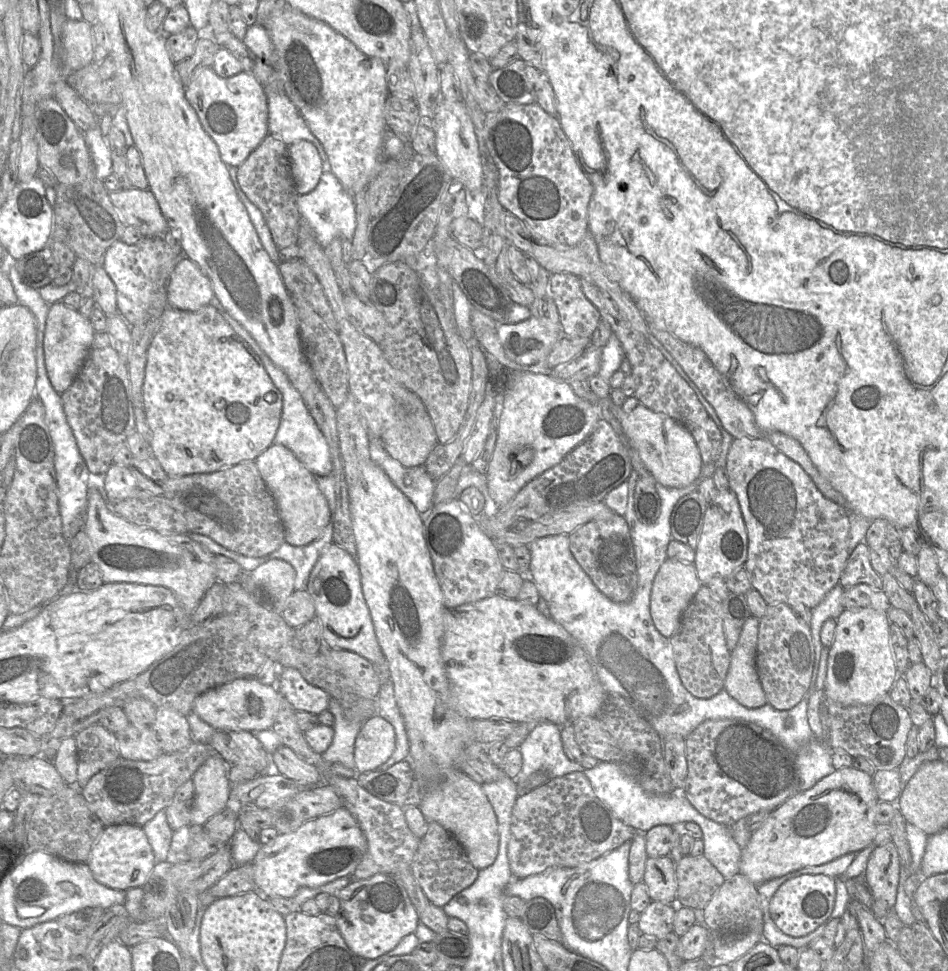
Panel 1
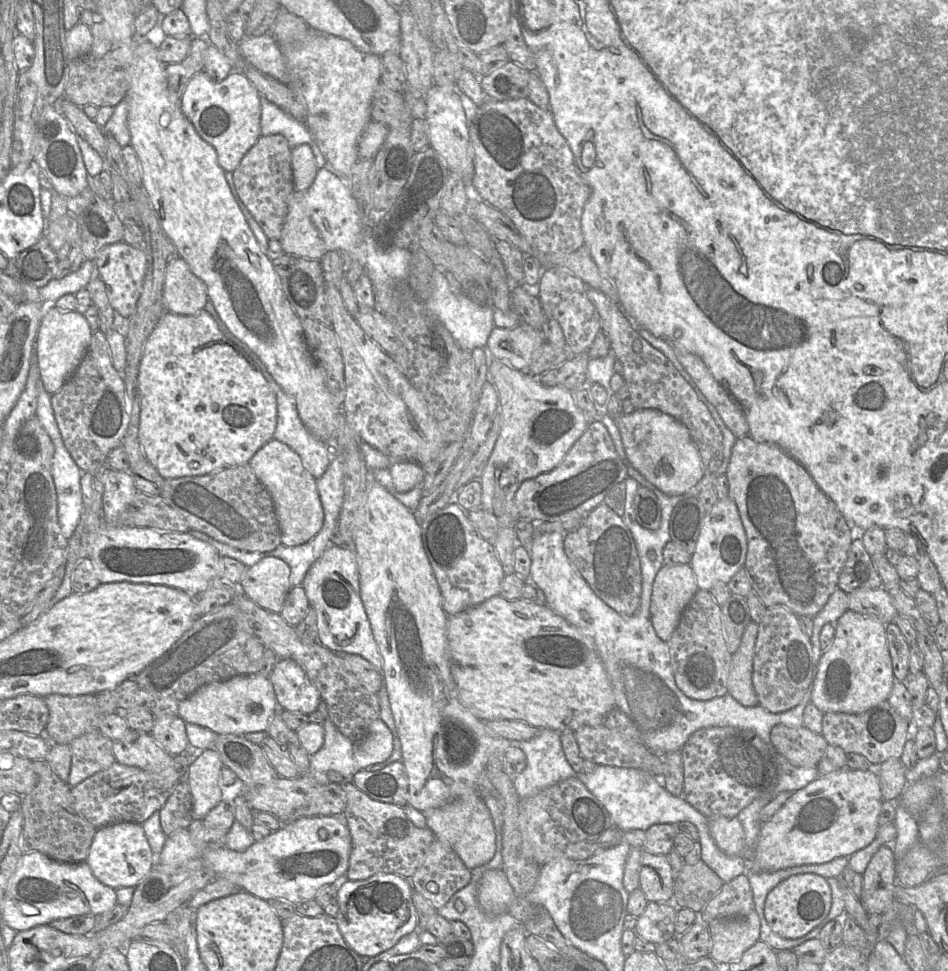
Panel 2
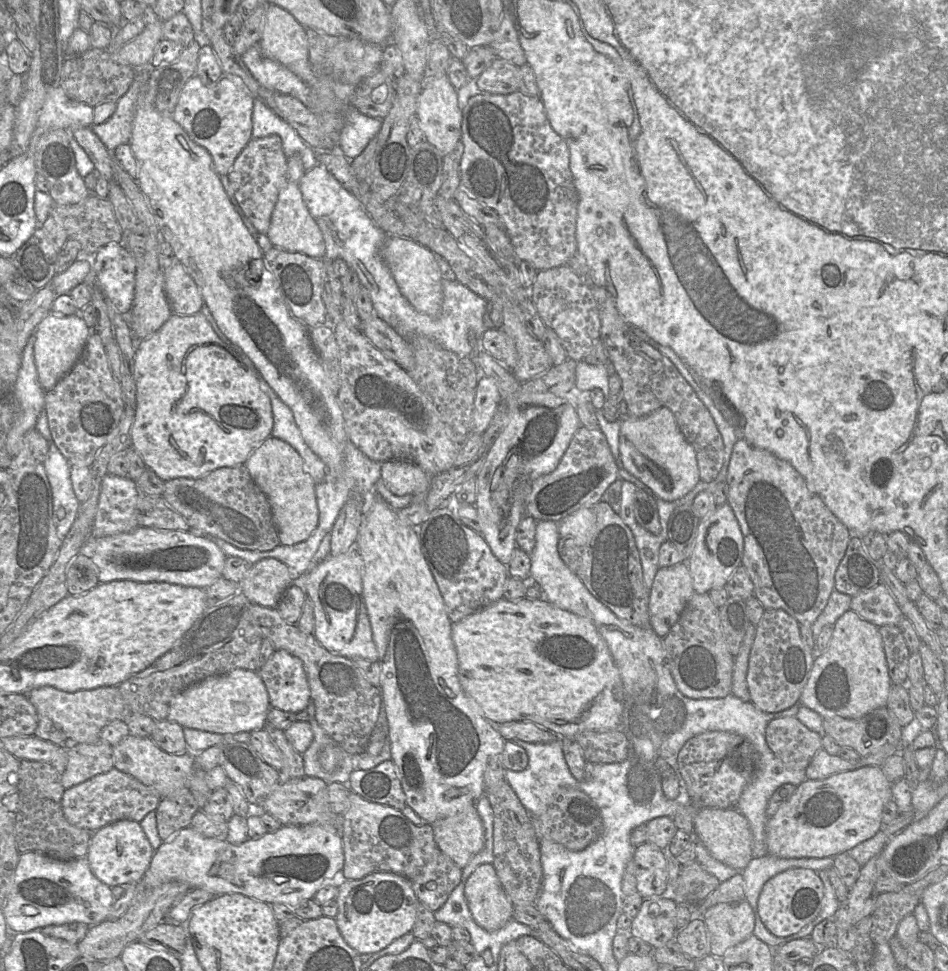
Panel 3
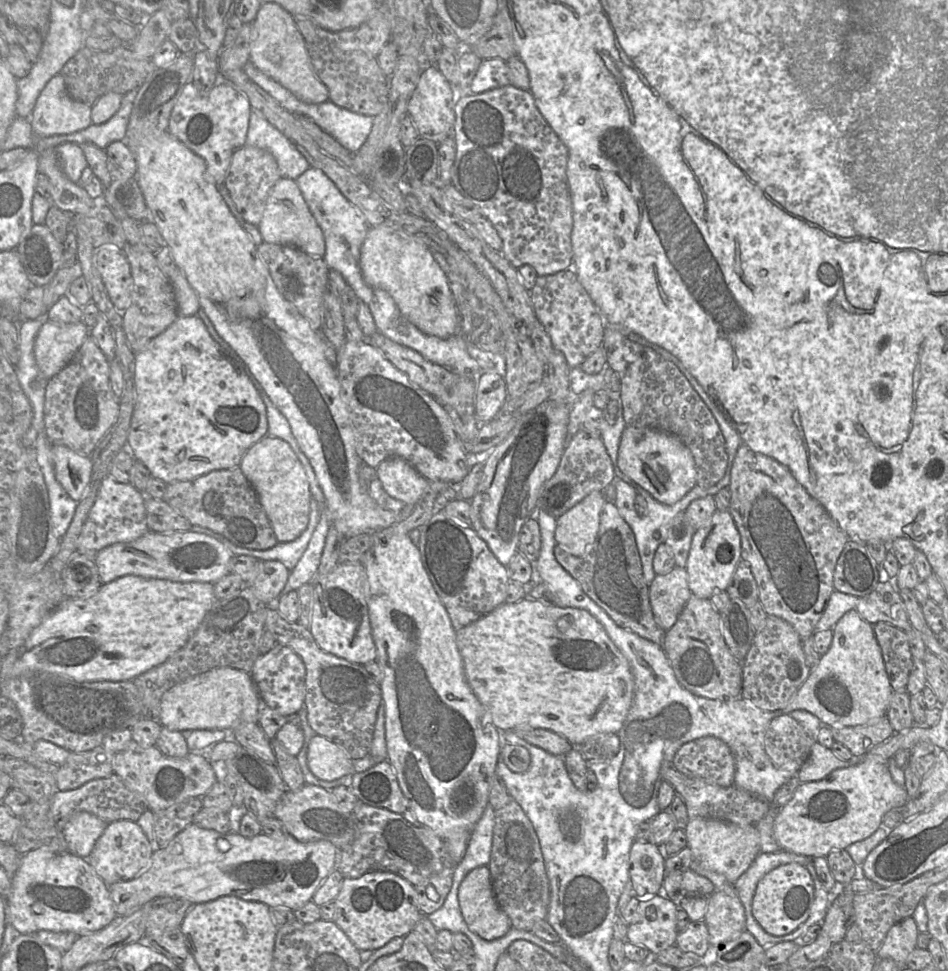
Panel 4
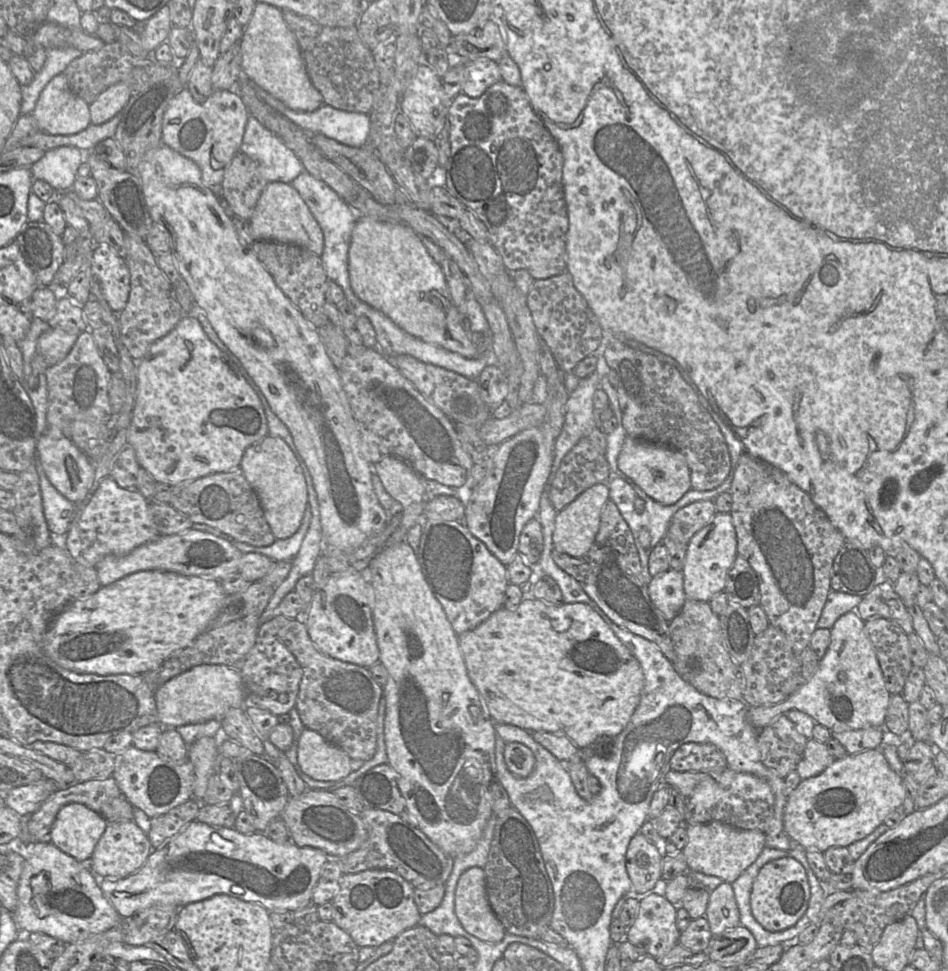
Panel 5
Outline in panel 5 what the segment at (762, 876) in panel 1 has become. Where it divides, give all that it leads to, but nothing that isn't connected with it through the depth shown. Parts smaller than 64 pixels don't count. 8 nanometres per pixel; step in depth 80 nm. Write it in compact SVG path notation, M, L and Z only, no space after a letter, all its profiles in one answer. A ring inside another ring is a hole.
M881 749L866 750L836 759L821 774L801 780L787 797L784 829L805 850L823 853L831 847L847 847L883 824L904 798L903 775L891 769Z

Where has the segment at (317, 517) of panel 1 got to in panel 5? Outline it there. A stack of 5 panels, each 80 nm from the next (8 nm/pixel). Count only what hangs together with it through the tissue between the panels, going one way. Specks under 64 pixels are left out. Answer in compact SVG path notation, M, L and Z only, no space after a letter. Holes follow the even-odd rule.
M264 436L246 448L239 468L256 492L264 517L276 539L293 536L299 529L308 504L303 470L281 437Z

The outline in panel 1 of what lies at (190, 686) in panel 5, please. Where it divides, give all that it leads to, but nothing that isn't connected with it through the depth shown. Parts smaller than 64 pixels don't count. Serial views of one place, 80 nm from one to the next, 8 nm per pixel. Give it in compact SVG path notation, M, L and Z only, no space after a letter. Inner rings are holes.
M255 677L238 678L199 695L192 711L215 730L259 732L272 727L279 695L276 685L264 685Z

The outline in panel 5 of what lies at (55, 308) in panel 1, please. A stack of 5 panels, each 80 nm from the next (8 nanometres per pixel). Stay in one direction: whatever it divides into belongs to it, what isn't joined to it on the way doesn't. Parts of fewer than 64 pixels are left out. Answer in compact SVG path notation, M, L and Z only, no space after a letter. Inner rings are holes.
M49 328L38 338L37 352L42 355L48 367L52 367L67 356L78 335L60 328Z

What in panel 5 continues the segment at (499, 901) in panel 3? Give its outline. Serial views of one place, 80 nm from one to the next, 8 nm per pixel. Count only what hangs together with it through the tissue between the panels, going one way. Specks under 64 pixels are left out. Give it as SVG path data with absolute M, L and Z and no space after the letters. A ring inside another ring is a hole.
M471 867L460 876L455 913L463 928L482 941L498 943L506 935L488 901L484 868Z

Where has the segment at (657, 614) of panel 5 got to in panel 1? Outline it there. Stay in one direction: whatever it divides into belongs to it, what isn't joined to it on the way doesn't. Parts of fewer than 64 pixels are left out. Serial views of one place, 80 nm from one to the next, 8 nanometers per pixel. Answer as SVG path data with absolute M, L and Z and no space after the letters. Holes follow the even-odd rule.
M614 514L610 520L592 520L568 537L571 553L597 589L613 602L630 602L637 590L638 574L634 546L625 518Z

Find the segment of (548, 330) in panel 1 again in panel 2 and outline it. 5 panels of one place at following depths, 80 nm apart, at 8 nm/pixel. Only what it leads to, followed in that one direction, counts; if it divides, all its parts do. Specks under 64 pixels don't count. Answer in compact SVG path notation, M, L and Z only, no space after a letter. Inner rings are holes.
M520 323L513 328L493 327L486 348L492 358L518 371L526 371L533 352L544 342L541 330Z

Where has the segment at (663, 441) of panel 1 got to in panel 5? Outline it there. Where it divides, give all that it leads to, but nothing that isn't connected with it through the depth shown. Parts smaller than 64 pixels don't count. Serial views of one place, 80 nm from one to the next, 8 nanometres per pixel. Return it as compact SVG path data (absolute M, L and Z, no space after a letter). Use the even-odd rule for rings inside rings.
M626 436L617 465L650 498L662 505L673 505L691 489L690 471L684 455L668 446Z

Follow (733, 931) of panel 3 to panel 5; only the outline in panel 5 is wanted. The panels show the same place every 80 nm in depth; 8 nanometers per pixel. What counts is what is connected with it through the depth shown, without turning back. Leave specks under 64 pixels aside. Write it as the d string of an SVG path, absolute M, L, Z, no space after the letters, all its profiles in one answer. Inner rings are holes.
M723 882L710 892L705 918L714 937L740 925L739 909L730 883Z

